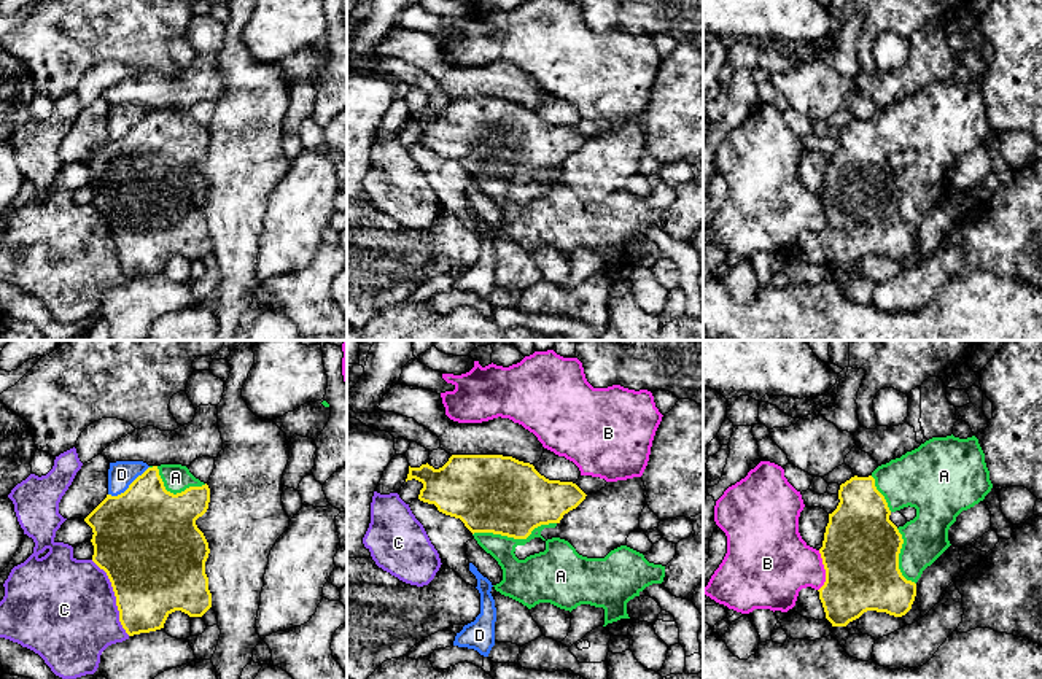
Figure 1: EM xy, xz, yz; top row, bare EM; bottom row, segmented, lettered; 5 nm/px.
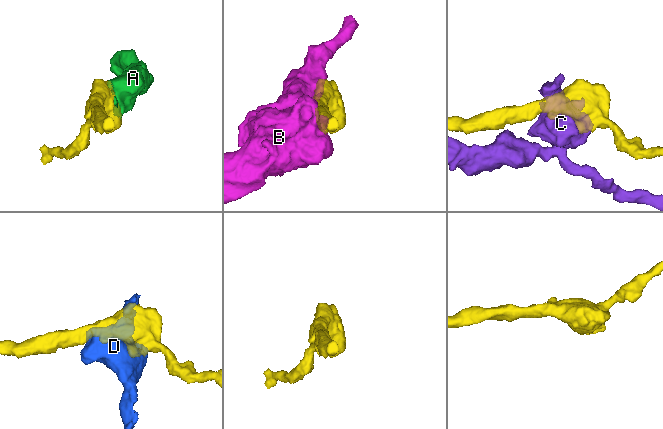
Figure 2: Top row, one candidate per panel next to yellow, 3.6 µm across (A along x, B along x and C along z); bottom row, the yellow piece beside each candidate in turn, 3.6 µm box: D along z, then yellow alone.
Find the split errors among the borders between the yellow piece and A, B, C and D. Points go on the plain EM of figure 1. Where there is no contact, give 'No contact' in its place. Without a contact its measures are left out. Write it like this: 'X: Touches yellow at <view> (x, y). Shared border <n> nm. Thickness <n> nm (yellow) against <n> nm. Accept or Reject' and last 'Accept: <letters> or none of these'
A: Touches yellow at xz (514, 182). Shared border 420 nm. Thickness 400 nm (yellow) against 260 nm. Accept
B: Touches yellow at yz (826, 215). Shared border 200 nm. Thickness 380 nm (yellow) against 340 nm. Reject
C: Touches yellow at xy (115, 239). Shared border 440 nm. Thickness 480 nm (yellow) against 500 nm. Reject
D: Touches yellow at xy (129, 131). Shared border 260 nm. Thickness 480 nm (yellow) against 140 nm. Reject
Accept: A

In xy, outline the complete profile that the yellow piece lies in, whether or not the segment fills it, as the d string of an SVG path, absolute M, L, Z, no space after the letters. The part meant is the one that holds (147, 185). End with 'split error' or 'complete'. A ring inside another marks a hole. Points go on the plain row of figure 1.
M150 110L129 132L107 142L84 162L92 172L92 205L107 216L129 280L164 272L167 261L181 254L202 261L212 251L205 218L210 192L196 164L210 146L210 132L186 110Z | split error

